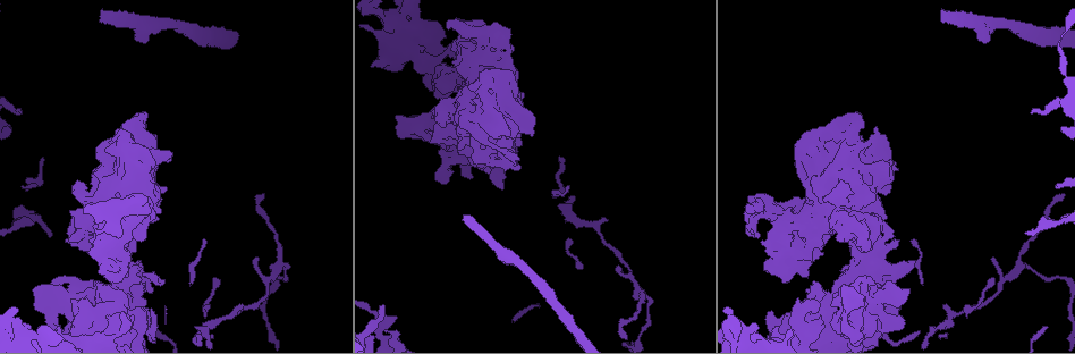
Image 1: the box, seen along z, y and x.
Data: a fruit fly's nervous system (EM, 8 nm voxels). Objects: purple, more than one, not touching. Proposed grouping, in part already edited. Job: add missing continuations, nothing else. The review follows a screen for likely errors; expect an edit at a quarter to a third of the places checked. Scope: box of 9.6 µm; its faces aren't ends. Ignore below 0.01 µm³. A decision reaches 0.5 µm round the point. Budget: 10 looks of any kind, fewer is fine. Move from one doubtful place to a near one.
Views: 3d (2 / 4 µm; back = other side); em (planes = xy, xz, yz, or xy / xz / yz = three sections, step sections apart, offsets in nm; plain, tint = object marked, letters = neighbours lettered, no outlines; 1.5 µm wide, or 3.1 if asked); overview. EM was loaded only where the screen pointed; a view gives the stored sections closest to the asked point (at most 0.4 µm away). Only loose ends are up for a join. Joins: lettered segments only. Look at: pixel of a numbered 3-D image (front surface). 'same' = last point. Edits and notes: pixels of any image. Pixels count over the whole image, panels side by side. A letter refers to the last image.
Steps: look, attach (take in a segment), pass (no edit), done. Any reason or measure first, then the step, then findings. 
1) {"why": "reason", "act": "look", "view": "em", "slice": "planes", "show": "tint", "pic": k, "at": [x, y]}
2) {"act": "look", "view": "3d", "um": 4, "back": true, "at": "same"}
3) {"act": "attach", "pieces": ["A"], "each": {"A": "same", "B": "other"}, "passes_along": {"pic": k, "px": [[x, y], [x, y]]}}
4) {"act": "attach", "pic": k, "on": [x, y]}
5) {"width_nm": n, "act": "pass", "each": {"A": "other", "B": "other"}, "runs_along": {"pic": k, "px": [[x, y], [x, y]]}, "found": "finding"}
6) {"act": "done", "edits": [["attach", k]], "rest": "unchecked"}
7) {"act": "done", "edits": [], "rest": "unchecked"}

{"act": "look", "view": "3d", "um": 4, "pic": 1, "at": [531, 134]}

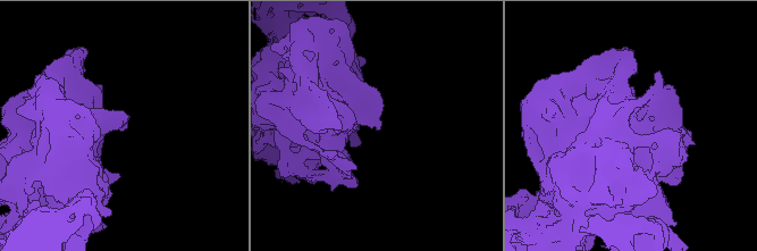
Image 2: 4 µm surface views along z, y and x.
{"act": "look", "view": "em", "slice": "planes", "show": "letters", "pic": 2, "at": [126, 127]}

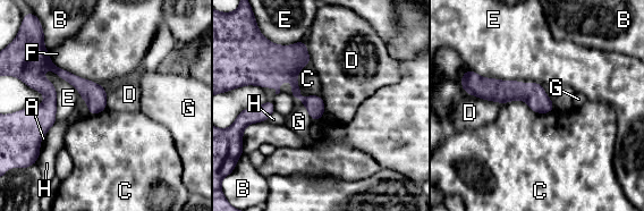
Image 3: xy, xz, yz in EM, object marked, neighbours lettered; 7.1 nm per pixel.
{"longest_contact_nm": ["E", 400], "act": "pass", "each": {"A": "other", "B": "other", "C": "other", "D": "other", "E": "other", "F": "other", "G": "other", "H": "other"}, "runs_along": {"pic": 3, "px": [[473, 90], [522, 91], [550, 107]]}, "found": "no lettered segment goes on from it"}

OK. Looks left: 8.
{"why": "branch stops here", "act": "look", "view": "3d", "um": 2, "back": true, "pic": 1, "at": [143, 200]}

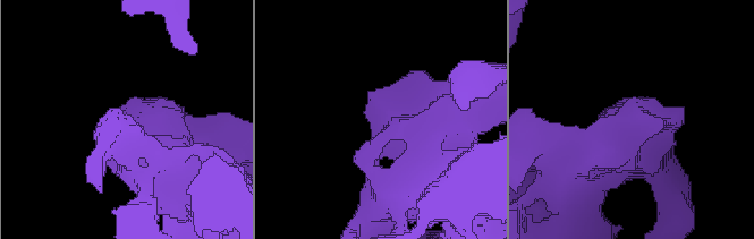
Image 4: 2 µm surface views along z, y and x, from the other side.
{"why": "need the tissue", "act": "look", "view": "em", "slice": "planes", "show": "letters", "pic": 4, "at": [612, 113]}

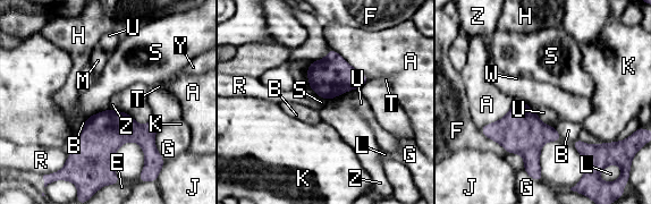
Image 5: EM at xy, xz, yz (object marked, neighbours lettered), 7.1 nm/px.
{"act": "pass", "each": {"A": "other", "B": "other", "E": "other", "F": "other", "G": "other", "H": "other", "J": "other", "K": "other", "L": "other", "M": "other", "R": "other", "S": "other", "T": "other", "U": "other", "W": "other", "Y": "other", "Z": "other"}, "border": {"pic": 5, "px": [[357, 88], [351, 88], [327, 101]]}, "found": "no lettered segment goes on from it"}

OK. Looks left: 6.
{"why": "branch stops here", "act": "look", "view": "em", "slice": "planes", "show": "letters", "pic": 1, "at": [59, 327]}

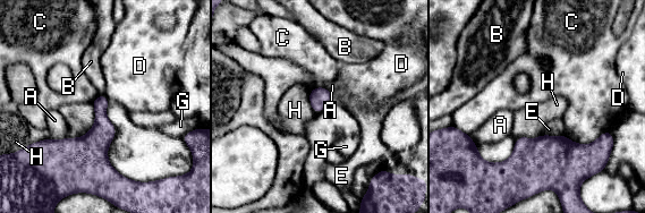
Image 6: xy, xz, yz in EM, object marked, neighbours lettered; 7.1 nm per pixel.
{"act": "pass", "each": {"A": "other", "B": "other", "C": "other", "D": "other", "E": "other", "G": "other", "H": "other"}, "border": {"pic": 6, "px": [[103, 95], [109, 100]]}, "found": "none of them fits"}

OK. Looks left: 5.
{"why": "branch stops here", "act": "look", "view": "em", "slice": "xz", "step": 8, "show": "letters", "pic": 1, "at": [1033, 111]}

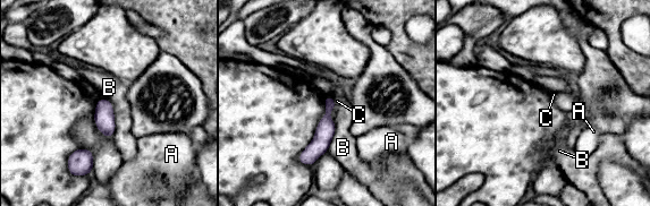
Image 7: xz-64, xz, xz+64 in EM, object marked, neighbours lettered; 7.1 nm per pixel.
{"why": "another direction", "act": "look", "view": "em", "slice": "planes", "show": "letters", "at": "same"}

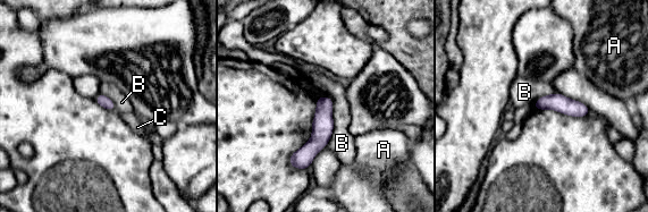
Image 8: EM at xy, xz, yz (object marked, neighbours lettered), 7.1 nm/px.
{"longest_contact_nm": ["B", 360], "act": "pass", "each": {"A": "other", "B": "other", "C": "other"}, "found": "no lettered segment goes on from it"}

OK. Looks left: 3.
{"why": "branch stops here", "act": "look", "view": "3d", "um": 2, "pic": 1, "at": [465, 216]}

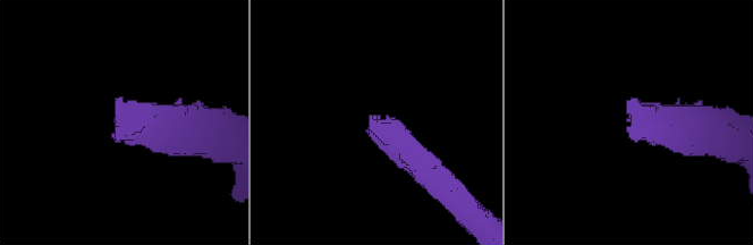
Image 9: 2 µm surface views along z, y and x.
{"act": "look", "view": "em", "slice": "xy", "step": 8, "show": "tint", "pic": 9, "at": [369, 120]}

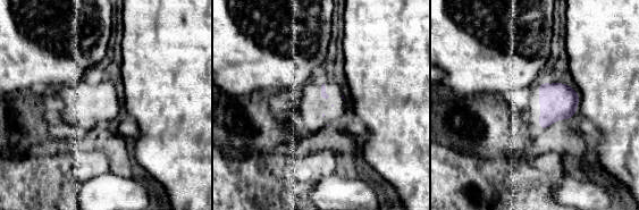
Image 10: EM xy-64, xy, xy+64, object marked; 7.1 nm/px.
{"act": "look", "view": "em", "slice": "planes", "show": "letters", "at": "same"}

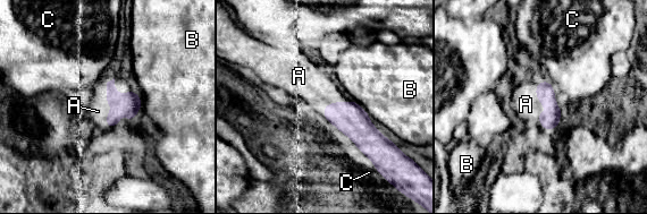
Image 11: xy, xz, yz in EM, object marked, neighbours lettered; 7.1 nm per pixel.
{"act": "attach", "pieces": ["A"], "each": {"A": "same", "B": "other", "C": "other"}, "found": "the neuron continues"}

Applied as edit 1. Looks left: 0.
{"act": "done", "edits": [["attach", 11]], "rest": "unchecked"}

